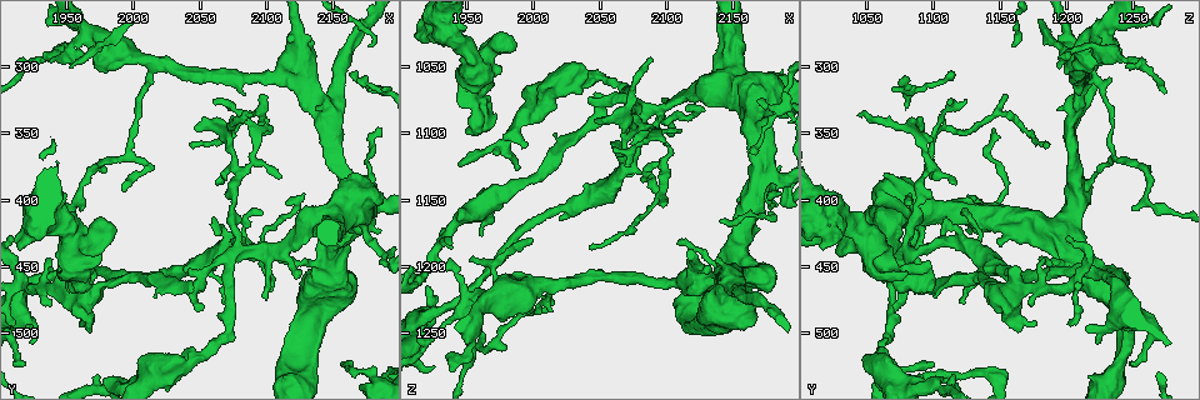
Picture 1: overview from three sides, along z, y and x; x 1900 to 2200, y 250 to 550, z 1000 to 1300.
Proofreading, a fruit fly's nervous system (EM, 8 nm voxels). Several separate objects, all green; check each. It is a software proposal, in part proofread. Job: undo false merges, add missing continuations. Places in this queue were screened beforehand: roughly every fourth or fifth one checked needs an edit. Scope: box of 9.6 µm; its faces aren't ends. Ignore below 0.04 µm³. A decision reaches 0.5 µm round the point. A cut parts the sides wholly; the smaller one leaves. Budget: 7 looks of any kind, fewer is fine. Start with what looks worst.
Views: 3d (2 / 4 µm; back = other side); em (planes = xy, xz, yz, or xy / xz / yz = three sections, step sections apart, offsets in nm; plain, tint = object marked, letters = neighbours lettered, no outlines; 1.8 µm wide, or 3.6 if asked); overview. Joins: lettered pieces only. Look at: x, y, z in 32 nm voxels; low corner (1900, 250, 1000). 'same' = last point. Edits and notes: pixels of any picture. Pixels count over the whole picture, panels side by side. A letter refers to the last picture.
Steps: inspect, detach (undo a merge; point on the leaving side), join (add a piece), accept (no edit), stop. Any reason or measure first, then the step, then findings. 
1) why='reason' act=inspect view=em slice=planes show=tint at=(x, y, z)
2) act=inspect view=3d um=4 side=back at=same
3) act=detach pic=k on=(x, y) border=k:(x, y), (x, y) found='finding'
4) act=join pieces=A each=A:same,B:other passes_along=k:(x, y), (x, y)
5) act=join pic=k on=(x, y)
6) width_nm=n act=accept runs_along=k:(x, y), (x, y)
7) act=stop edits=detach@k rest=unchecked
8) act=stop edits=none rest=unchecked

why='four-way junction' act=inspect view=em slice=xz step=4 show=letters at=(2084, 440, 1088)

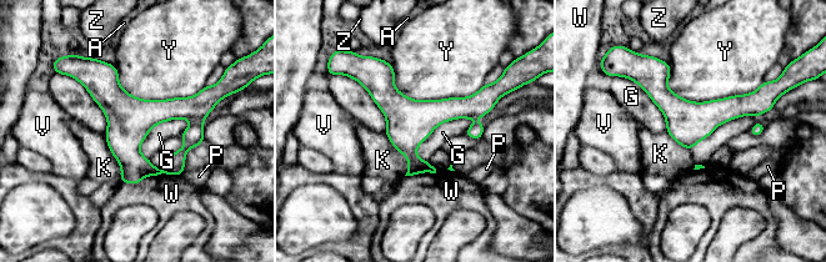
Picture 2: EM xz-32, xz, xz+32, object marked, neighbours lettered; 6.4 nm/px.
longest_contact=Y:650nm act=accept each=A:other,G:other,K:other,P:other,V:other,W:other,Y:other,Z:other border=2:(193, 121), (156, 124), (143, 156) found='all the same neuron'

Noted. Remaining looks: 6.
why='a fork' act=inspect view=3d um=2 at=(2144, 334, 1208)

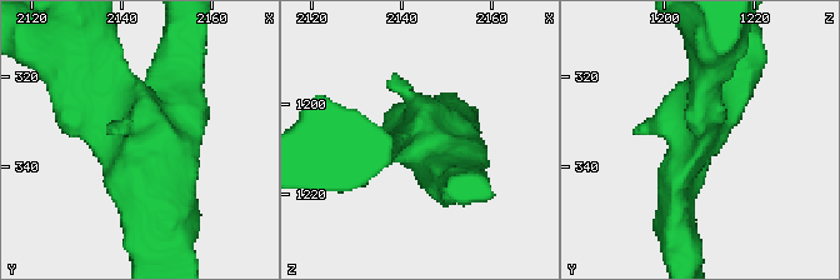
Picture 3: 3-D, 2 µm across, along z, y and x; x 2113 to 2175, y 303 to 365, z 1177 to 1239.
why='now the EM' act=inspect view=em slice=yz step=16 show=letters at=(2144, 335, 1207)

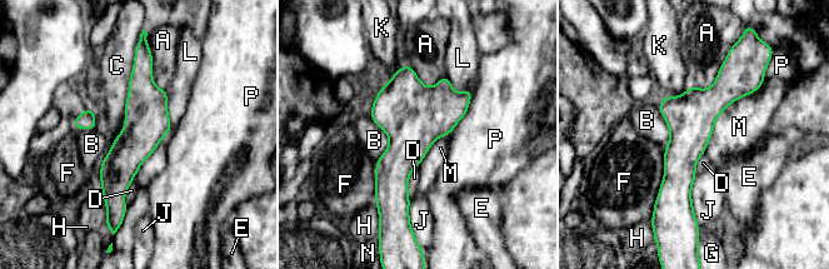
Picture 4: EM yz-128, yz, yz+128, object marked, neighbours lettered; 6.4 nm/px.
act=accept each=A:other,B:other,C:other,D:other,E:other,F:other,G:other,H:other,J:other,K:other,L:other,M:other,N:other,P:other runs_along=4:(145, 66), (119, 209) found='continuous, no second neuron'

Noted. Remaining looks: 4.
why='calibre changes' act=inspect view=em slice=planes show=letters at=(2124, 282, 1204)

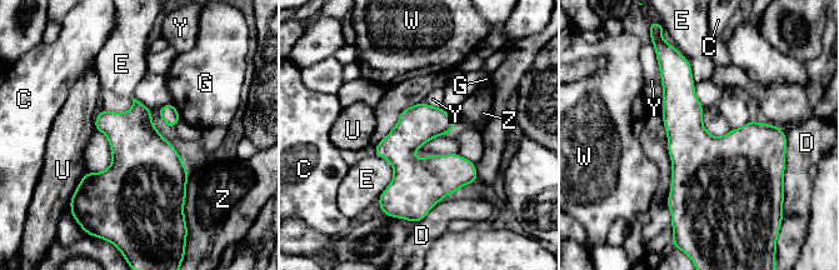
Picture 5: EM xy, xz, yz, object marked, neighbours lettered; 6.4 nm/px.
width_nm=240 act=accept each=C:other,D:other,E:other,G:other,U:other,W:other,Y:other,Z:other border=5:(374, 154), (393, 169), (378, 196) found='continuous, no second neuron'

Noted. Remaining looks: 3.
act=stop edits=none rest=unchecked

